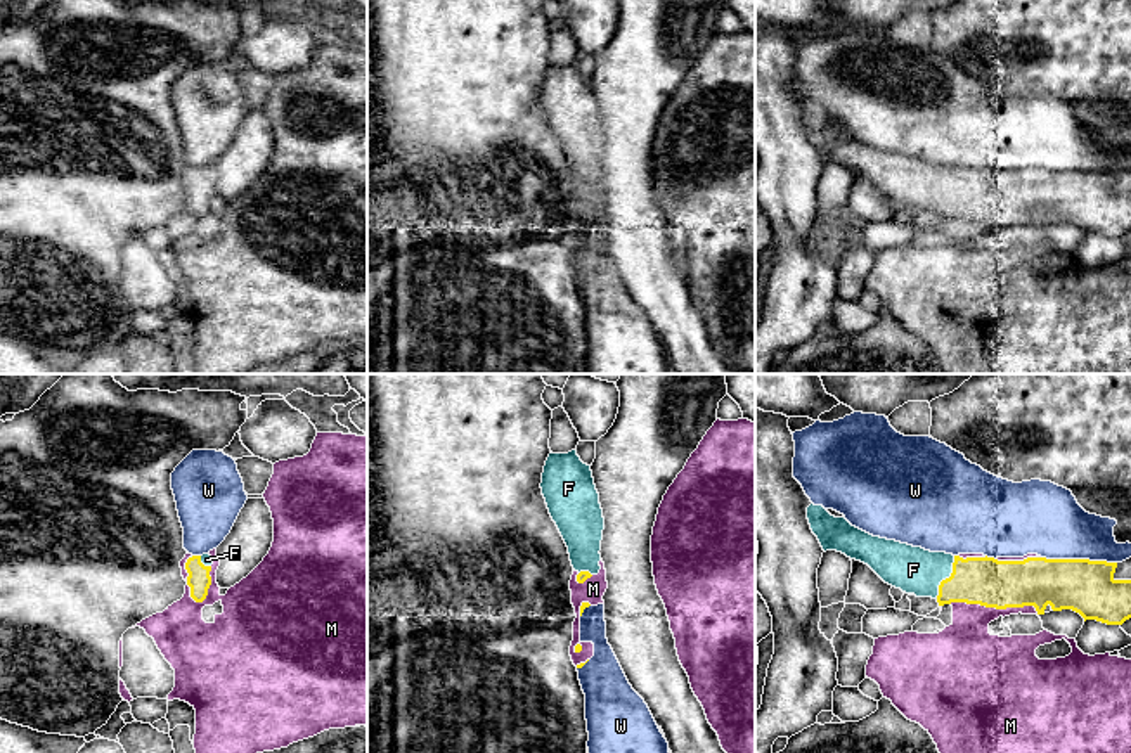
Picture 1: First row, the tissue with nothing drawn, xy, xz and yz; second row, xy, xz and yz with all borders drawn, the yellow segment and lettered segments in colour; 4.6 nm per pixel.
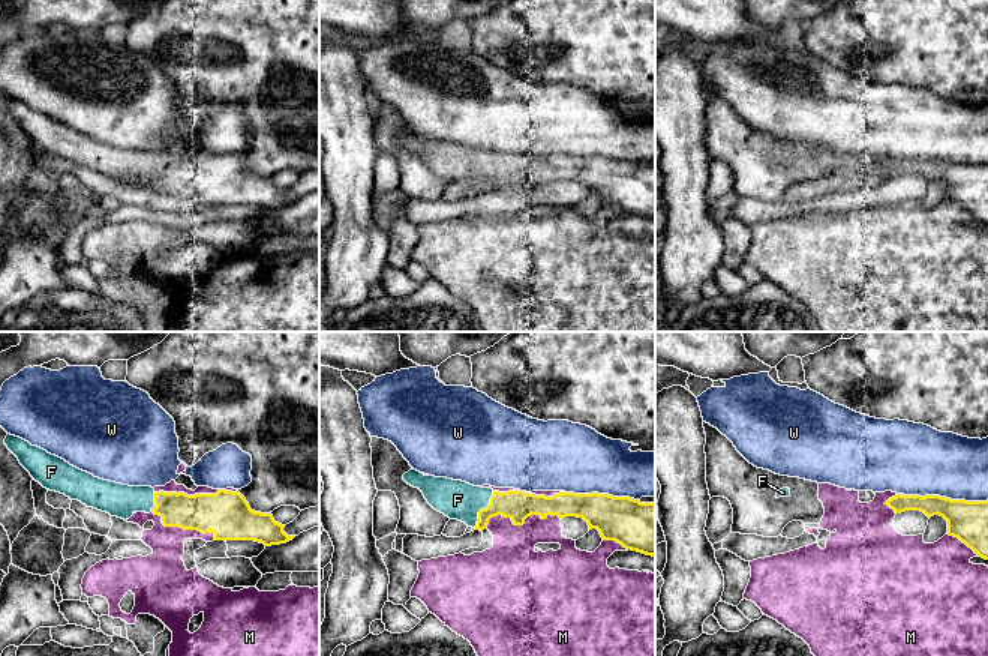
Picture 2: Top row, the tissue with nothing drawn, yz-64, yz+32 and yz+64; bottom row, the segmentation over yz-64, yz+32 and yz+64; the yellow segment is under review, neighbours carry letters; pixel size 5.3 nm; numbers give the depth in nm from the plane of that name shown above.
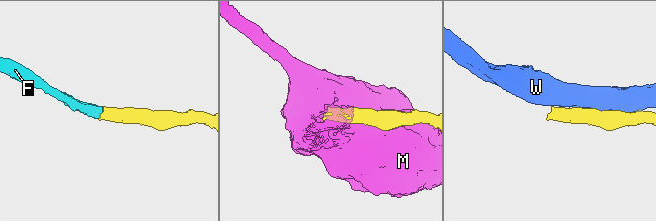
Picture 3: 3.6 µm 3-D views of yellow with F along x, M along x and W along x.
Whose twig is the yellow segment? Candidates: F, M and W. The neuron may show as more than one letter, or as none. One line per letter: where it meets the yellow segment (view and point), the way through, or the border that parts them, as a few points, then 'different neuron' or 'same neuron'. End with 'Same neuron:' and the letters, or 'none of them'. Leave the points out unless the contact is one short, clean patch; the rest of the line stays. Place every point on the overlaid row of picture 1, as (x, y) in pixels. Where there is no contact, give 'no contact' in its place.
F: contact yz (946, 579); way yz (996, 584), (946, 579), (913, 570); same neuron
M: contact yz (995, 606); different neuron
W: contact yz (1079, 559); different neuron
Same neuron: F

